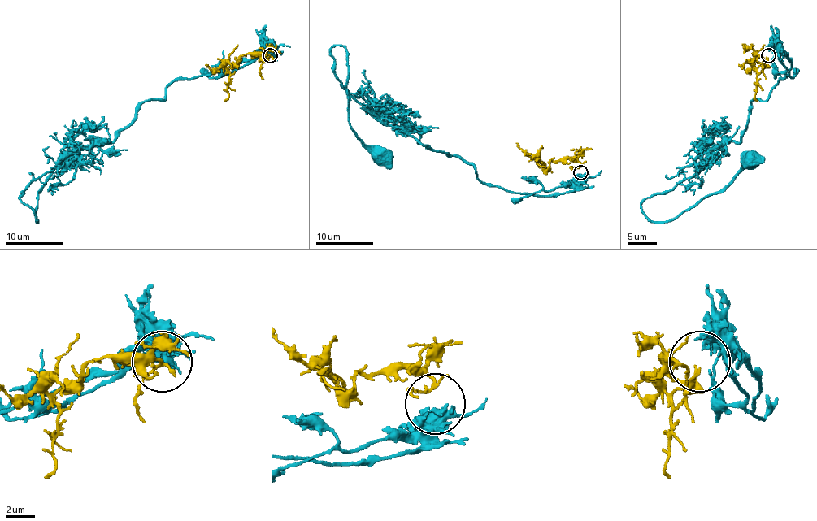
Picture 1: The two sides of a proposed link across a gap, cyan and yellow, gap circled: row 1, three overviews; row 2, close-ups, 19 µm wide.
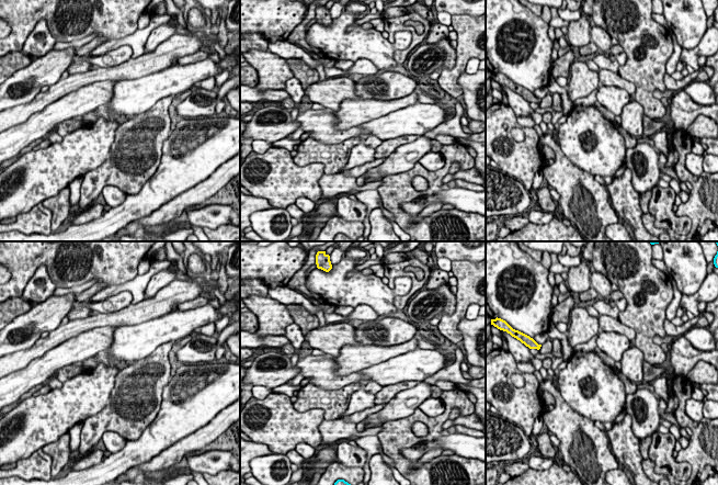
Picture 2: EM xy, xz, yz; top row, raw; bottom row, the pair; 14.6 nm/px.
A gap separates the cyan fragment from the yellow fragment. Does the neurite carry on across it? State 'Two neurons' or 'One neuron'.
Two neurons

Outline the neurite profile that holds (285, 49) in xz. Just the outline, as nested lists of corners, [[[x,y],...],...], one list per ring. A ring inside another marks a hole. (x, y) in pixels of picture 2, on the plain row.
[[[287,41],[269,43],[267,49],[284,59],[300,59],[314,69],[316,69],[317,66],[324,66],[323,59],[326,56],[322,53],[318,54],[319,59],[315,59],[311,54],[306,53],[303,47]]]

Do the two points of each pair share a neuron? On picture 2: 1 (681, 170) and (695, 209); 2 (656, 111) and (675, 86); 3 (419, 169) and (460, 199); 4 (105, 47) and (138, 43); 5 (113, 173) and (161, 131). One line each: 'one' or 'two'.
1: one
2: two
3: two
4: one
5: one

